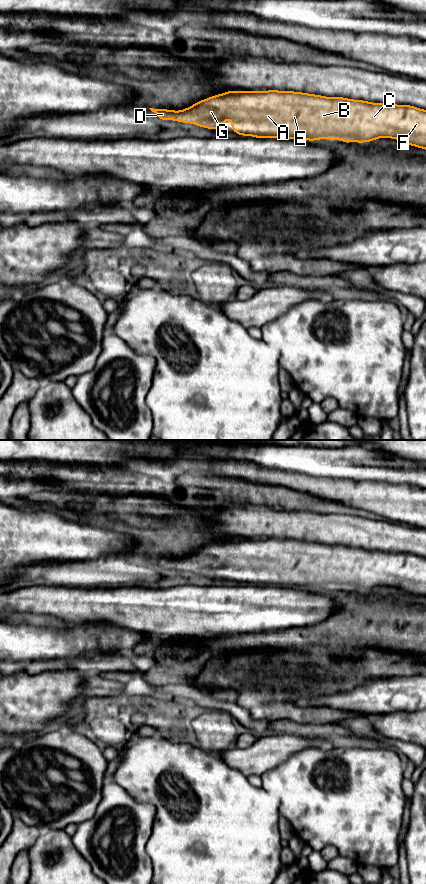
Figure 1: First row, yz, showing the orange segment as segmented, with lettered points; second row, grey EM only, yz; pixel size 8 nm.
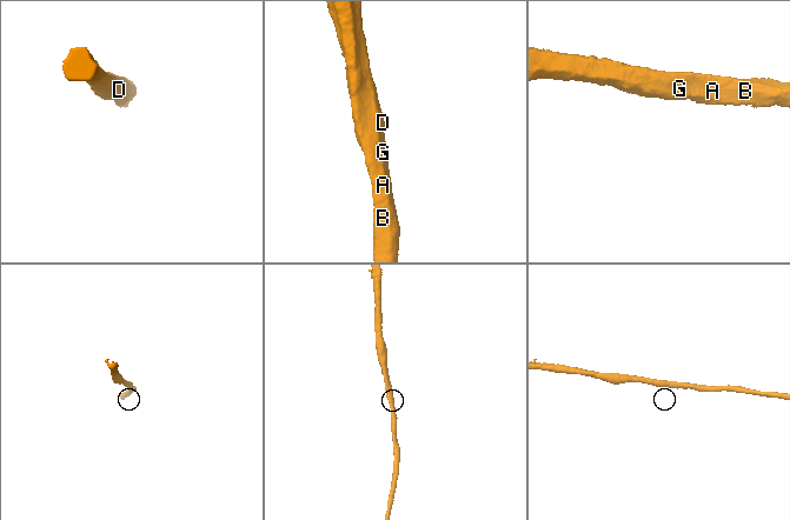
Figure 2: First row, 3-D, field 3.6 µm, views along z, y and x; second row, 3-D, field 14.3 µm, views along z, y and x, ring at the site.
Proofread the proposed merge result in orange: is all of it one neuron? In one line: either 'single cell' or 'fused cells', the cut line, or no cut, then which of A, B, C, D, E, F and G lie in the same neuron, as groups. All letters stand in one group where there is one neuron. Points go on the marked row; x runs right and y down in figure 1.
single cell; no cut; A B C D E F G

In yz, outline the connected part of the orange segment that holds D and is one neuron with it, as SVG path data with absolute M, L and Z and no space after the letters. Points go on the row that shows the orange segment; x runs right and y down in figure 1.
M229 90L226 93L211 96L197 101L192 106L181 111L149 108L161 121L173 120L191 123L196 126L213 129L224 129L224 118L229 119L231 128L241 136L255 138L284 138L316 141L318 139L339 139L344 143L371 142L378 138L401 140L403 143L426 150L426 110L411 105L373 103L364 100L354 100L344 97L325 97L294 91L241 91Z

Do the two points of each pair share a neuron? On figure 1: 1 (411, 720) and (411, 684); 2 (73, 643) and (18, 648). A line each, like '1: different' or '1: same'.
1: different
2: same

